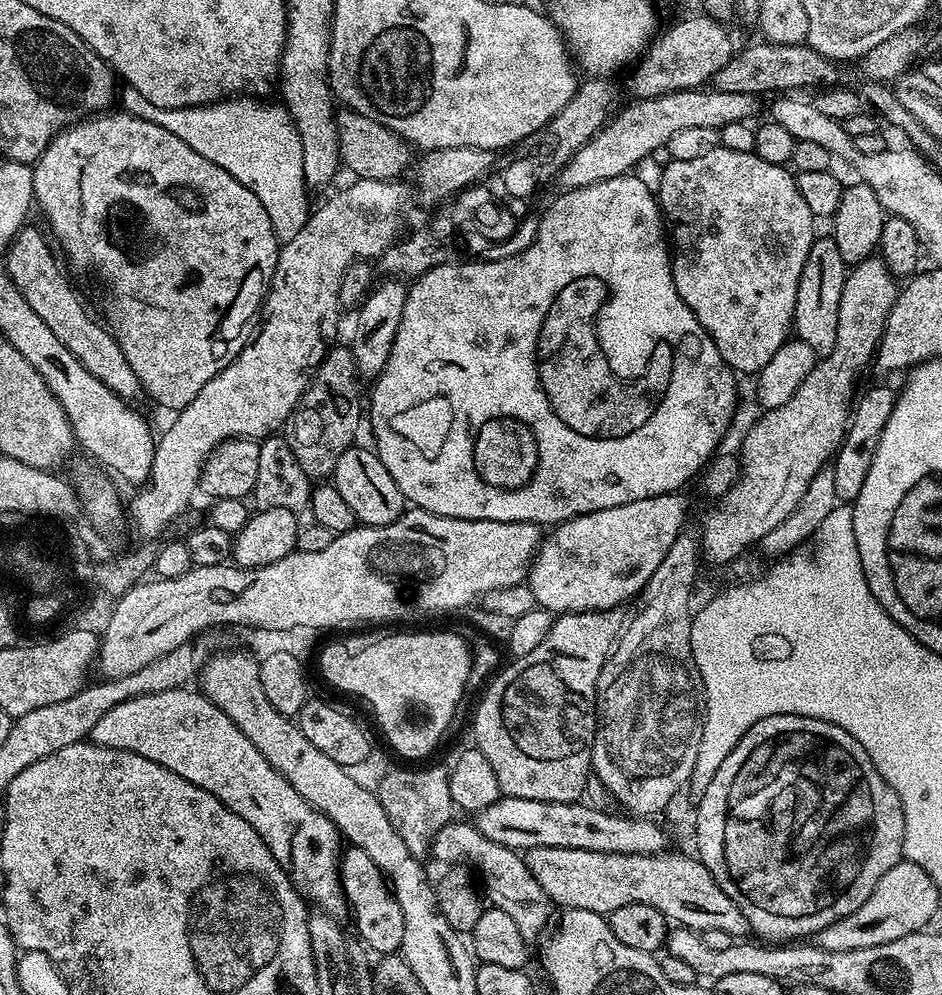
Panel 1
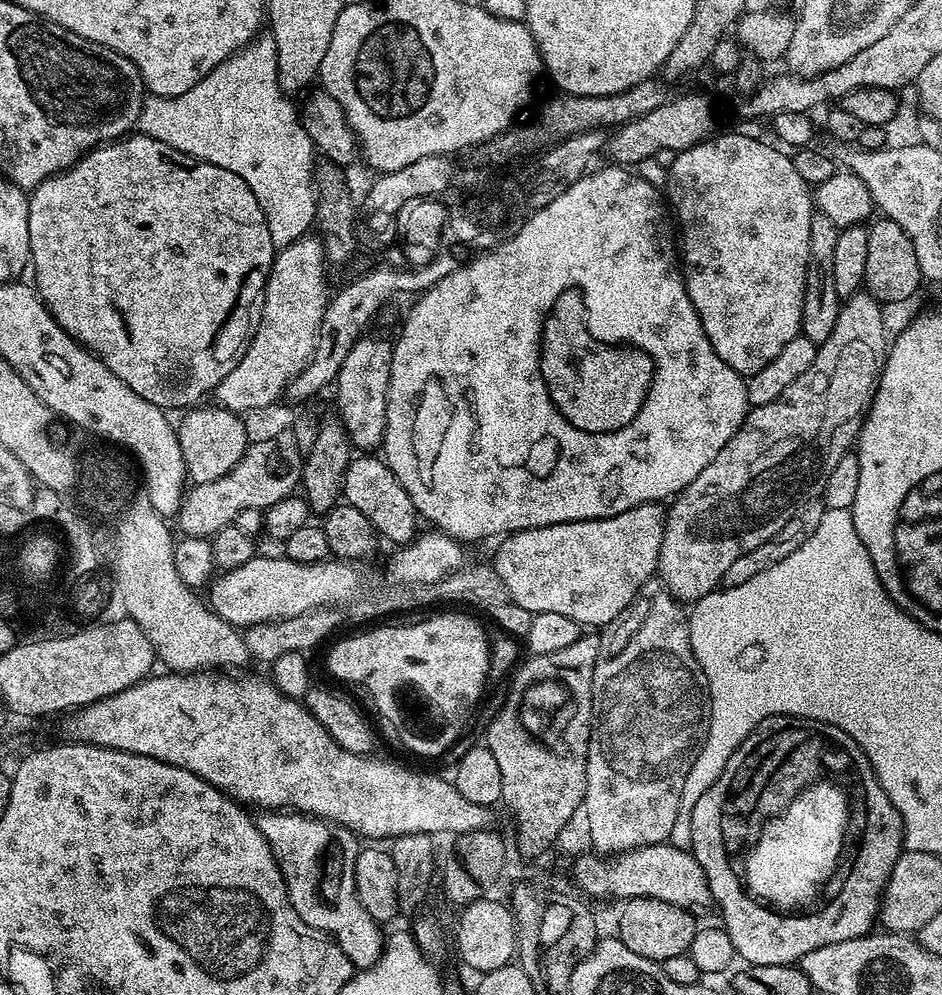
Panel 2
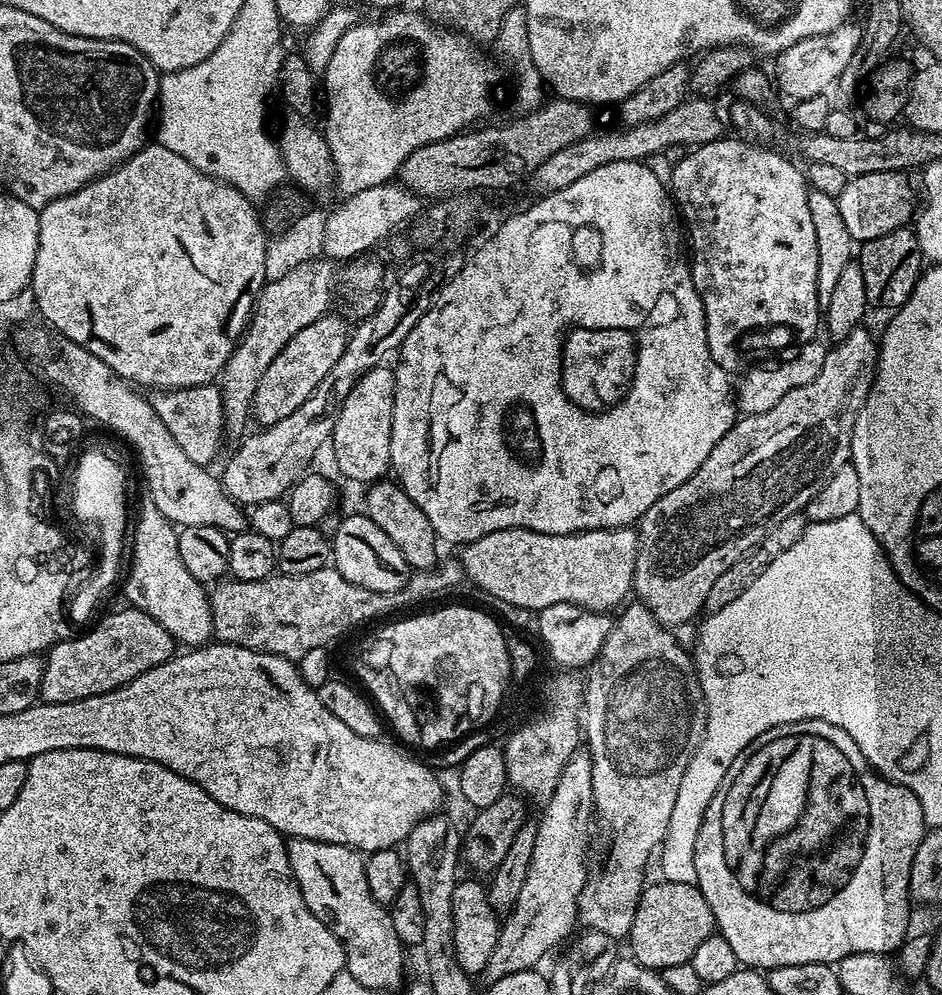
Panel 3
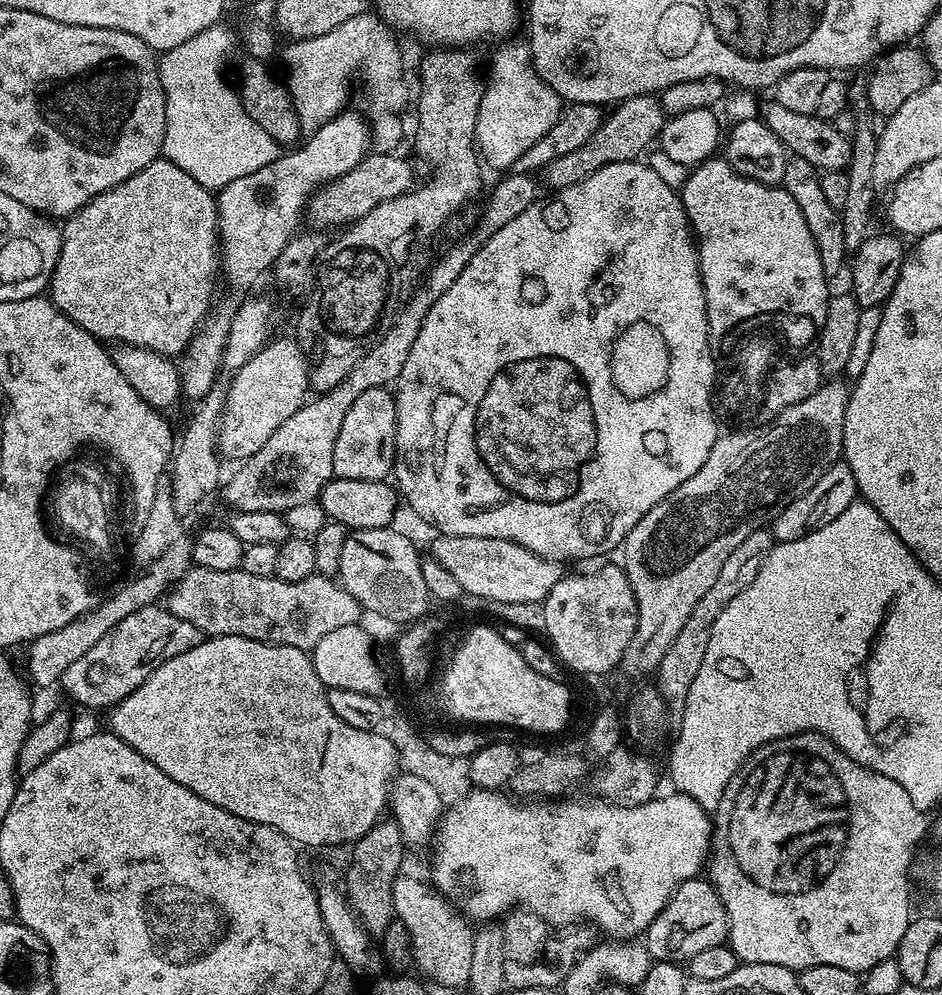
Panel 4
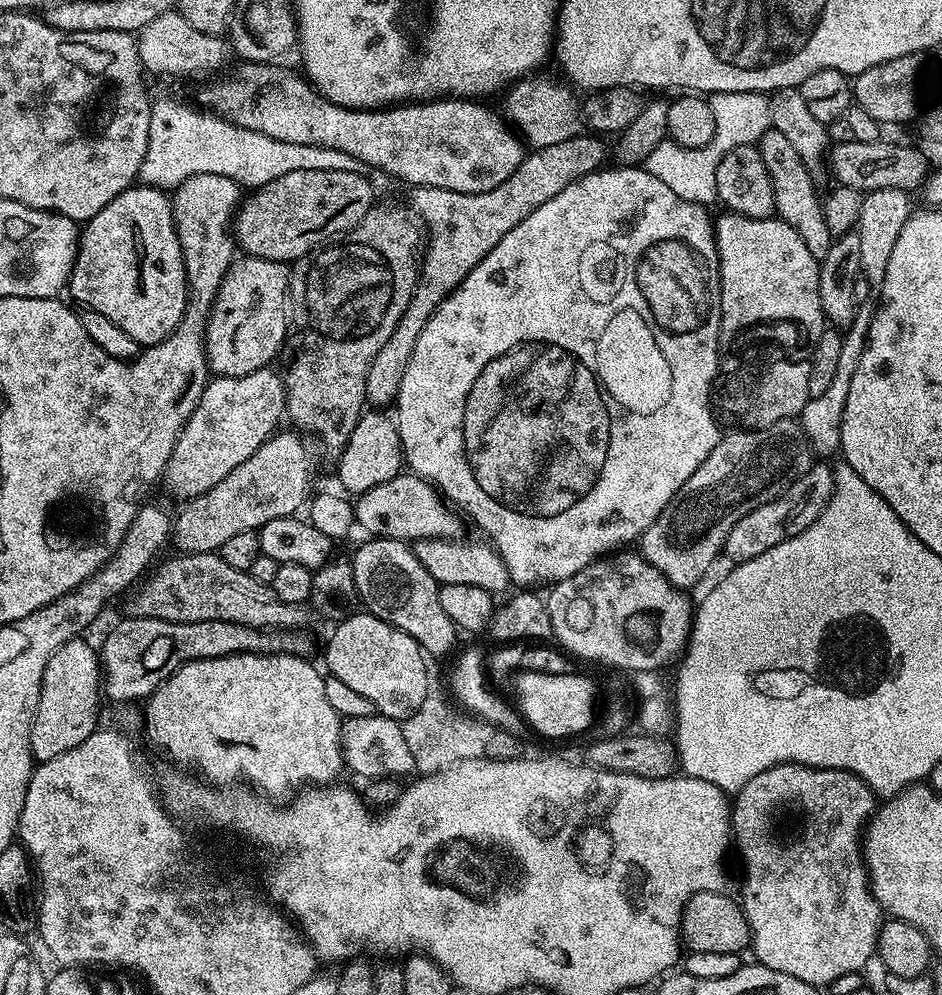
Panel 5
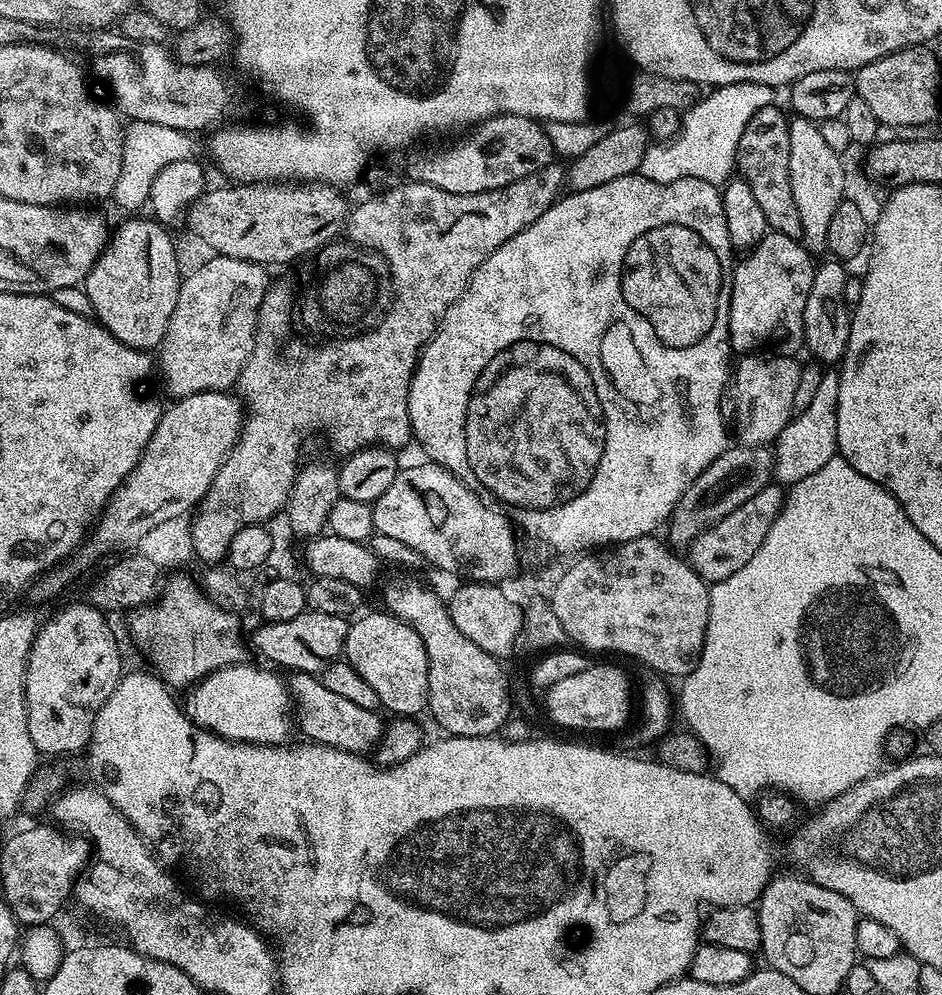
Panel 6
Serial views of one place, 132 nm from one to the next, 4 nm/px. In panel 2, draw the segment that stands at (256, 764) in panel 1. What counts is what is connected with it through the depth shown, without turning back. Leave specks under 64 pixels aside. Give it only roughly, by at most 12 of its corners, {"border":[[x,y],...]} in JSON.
{"border":[[291,810],[256,825],[298,918],[353,969],[384,953],[356,892],[356,833]]}

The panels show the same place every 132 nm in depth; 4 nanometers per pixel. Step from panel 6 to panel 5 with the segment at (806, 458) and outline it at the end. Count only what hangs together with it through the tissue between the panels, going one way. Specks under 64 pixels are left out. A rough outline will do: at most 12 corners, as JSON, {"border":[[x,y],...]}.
{"border":[[873,301],[843,333],[825,393],[800,415],[815,453],[837,451],[850,379],[868,340]]}

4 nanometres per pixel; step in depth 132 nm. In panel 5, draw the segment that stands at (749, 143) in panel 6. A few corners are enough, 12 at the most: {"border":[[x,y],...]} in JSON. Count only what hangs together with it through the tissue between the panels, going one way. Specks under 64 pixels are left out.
{"border":[[777,128],[758,141],[775,215],[816,260],[834,237],[813,173]]}

